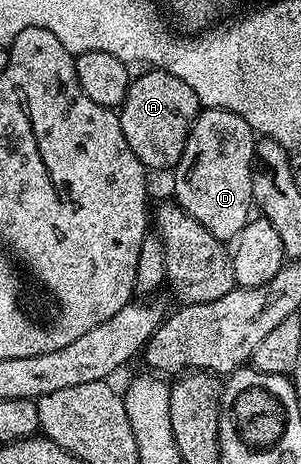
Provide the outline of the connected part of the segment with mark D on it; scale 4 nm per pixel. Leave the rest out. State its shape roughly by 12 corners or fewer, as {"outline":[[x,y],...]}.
{"outline":[[203,108],[173,200],[230,243],[252,219],[256,134]]}

